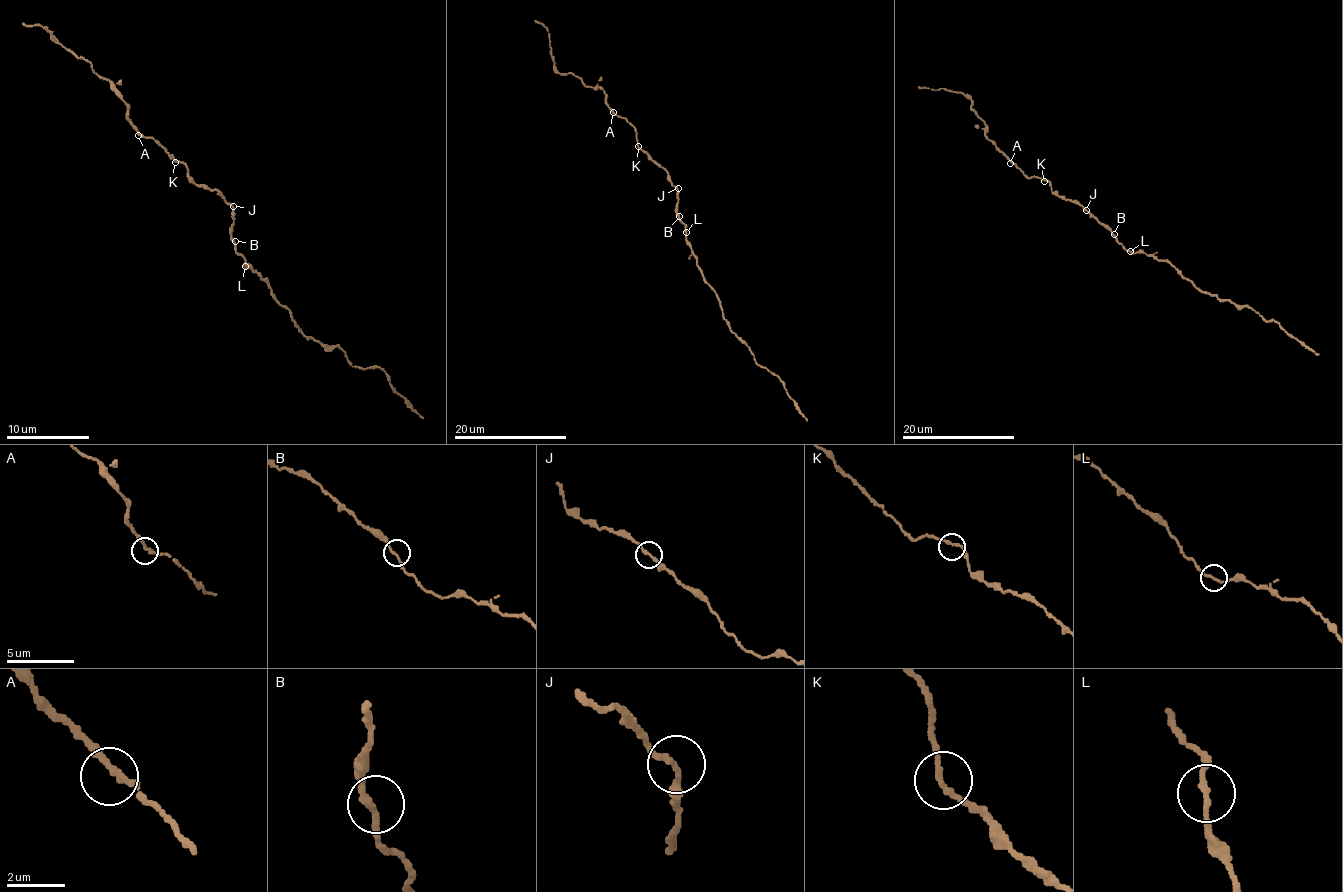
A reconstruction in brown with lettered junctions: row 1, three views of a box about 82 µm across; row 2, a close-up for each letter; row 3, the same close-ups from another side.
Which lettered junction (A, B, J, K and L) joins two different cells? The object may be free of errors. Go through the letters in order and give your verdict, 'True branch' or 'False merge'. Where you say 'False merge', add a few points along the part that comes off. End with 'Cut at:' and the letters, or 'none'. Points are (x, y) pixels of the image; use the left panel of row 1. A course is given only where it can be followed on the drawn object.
A: True branch
B: True branch
J: True branch
K: True branch
L: True branch
Cut at: none

